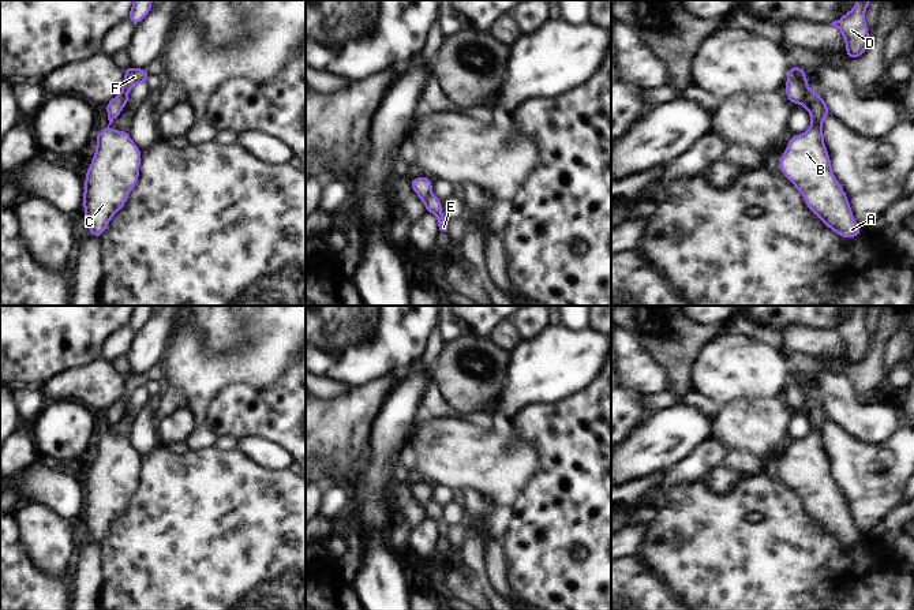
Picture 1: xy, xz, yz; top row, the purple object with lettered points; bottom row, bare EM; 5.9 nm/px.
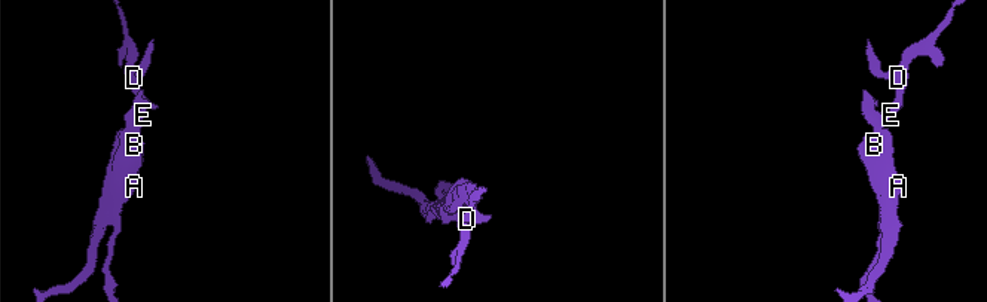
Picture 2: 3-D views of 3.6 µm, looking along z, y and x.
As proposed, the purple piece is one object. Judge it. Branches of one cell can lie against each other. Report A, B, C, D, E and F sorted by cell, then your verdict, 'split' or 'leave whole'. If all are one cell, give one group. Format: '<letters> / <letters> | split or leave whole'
A B C D E / F | split

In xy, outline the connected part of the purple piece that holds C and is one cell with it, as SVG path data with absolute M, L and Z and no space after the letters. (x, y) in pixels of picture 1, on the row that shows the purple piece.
M106 127L95 132L95 141L95 153L85 176L83 212L90 235L101 239L110 218L126 206L130 192L139 180L142 151L126 130Z

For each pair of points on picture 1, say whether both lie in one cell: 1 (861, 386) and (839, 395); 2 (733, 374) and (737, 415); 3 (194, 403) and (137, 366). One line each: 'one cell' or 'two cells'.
1: two cells
2: two cells
3: two cells

